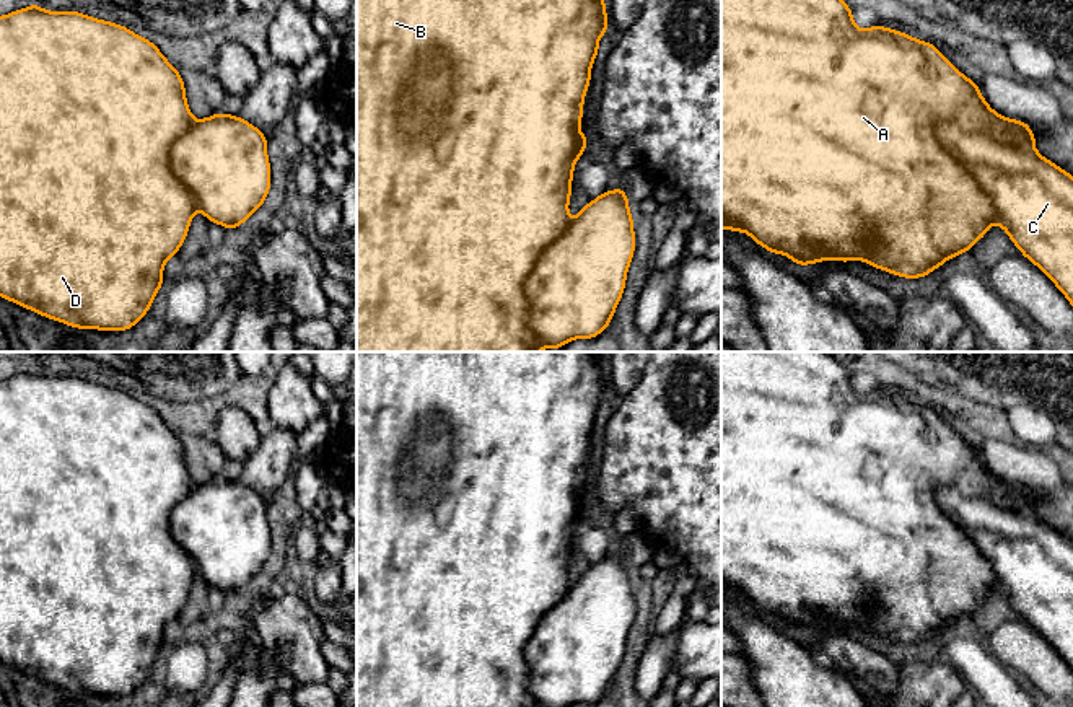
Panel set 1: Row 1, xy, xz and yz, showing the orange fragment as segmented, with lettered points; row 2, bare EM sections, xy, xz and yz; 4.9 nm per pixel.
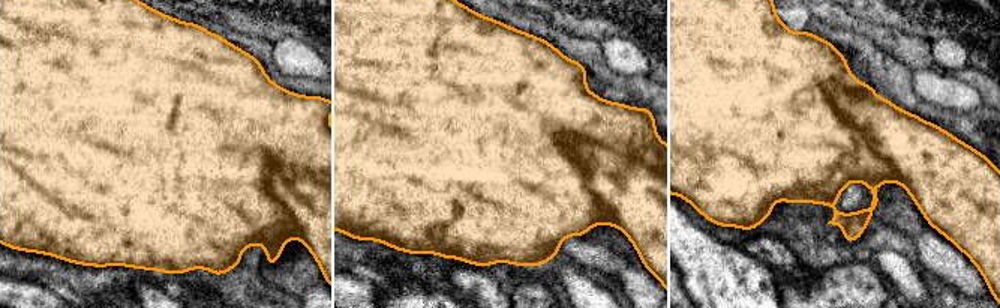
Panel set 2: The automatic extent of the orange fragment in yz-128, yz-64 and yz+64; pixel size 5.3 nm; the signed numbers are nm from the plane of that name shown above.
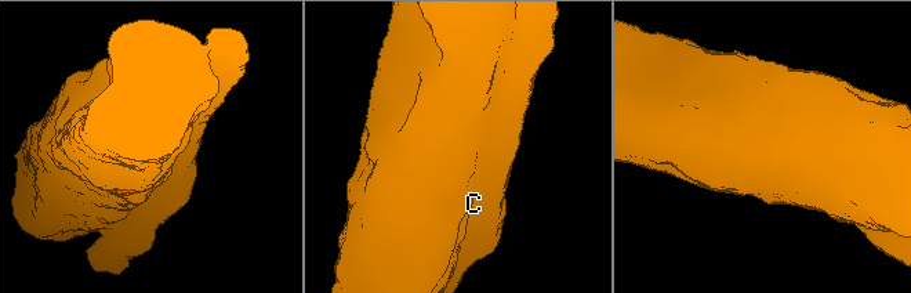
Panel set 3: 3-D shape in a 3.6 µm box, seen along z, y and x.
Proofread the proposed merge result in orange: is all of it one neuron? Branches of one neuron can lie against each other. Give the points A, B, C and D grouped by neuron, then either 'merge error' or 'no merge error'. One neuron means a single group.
groups A B C D; no merge error

